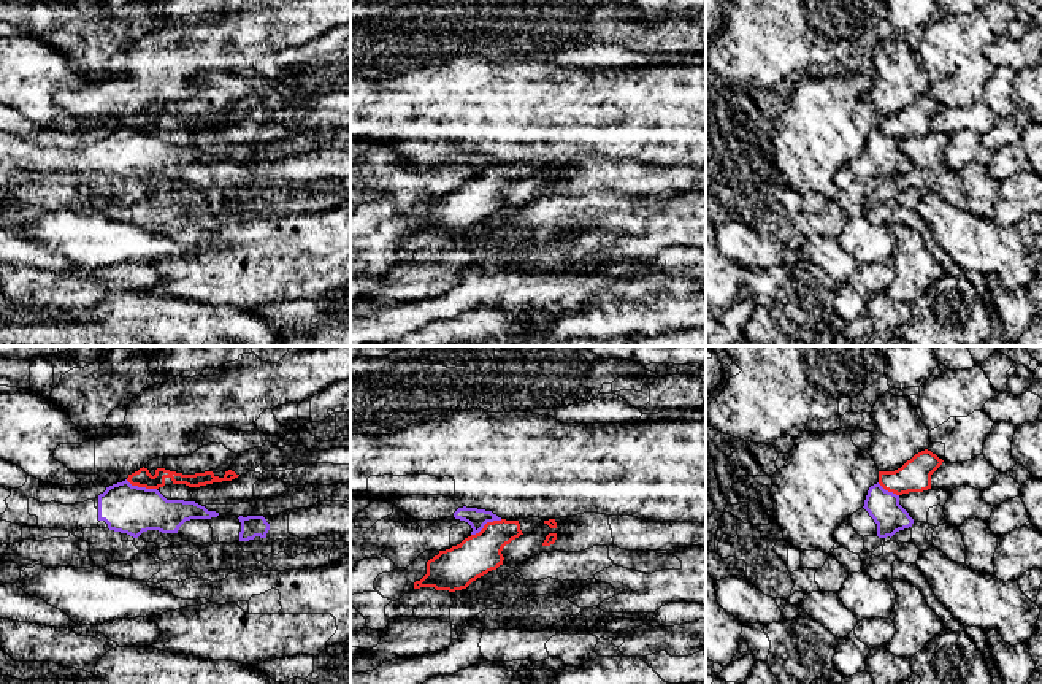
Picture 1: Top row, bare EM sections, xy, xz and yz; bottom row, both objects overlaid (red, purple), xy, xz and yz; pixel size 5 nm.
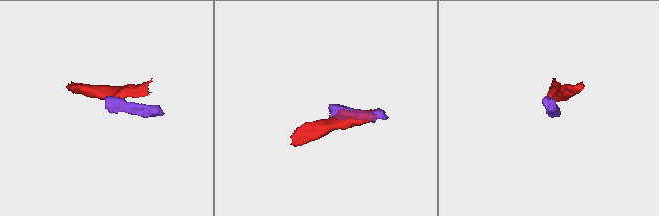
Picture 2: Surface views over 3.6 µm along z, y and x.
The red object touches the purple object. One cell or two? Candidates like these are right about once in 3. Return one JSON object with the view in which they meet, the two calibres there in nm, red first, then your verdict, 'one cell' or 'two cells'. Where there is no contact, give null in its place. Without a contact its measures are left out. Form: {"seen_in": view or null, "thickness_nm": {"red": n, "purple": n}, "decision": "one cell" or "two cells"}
{"seen_in": "xz", "thickness_nm": {"red": 200, "purple": 100}, "decision": "two cells"}

